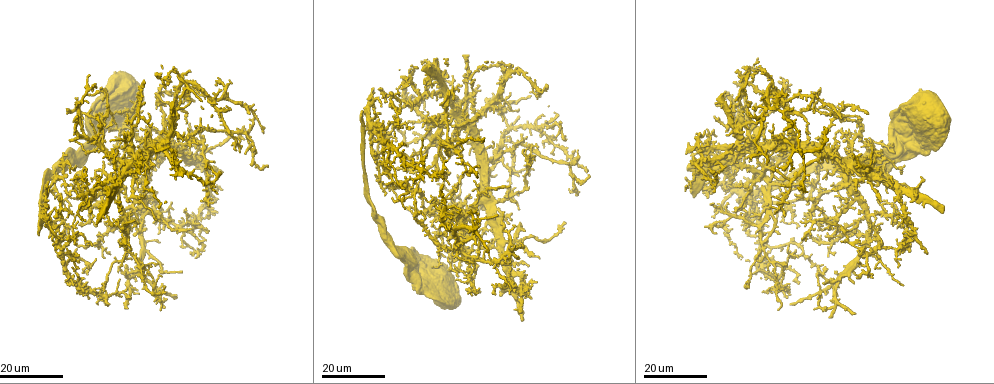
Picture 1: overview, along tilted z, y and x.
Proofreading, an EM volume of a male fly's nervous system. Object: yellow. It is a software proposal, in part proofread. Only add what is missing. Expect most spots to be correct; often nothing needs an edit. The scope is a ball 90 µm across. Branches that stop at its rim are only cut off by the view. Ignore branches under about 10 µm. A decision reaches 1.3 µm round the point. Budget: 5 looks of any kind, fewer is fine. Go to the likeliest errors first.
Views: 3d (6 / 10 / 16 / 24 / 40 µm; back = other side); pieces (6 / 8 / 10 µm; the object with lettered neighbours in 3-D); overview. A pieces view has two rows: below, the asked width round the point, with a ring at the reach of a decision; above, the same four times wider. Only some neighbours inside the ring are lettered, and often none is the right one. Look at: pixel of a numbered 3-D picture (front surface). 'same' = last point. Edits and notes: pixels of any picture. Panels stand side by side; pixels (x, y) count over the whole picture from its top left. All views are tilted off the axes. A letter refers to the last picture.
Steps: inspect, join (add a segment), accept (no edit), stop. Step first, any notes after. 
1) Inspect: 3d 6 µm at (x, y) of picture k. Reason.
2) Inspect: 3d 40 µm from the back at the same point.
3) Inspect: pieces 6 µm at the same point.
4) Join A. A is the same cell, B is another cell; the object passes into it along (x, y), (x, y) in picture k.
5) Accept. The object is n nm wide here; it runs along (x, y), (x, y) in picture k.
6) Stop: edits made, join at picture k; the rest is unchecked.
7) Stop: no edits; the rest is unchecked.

Inspect: 3d 24 µm at (478, 243) of picture 1. Branch stops here.

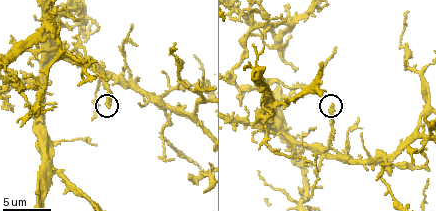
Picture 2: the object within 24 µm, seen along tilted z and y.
Inspect: pieces 8 µm at (332, 104) of picture 2. What lies round it.

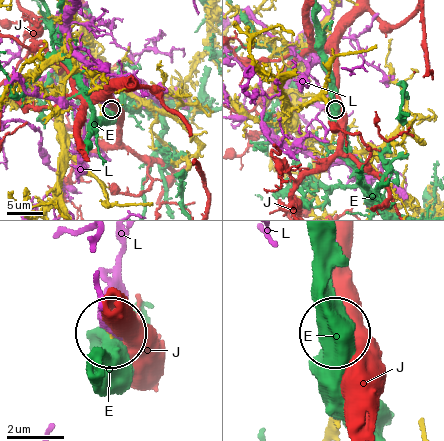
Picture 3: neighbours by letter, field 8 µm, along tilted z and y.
Accept. E, J and L are other cells; no lettered segment goes on from it.

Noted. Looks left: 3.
Inspect: 3d 24 µm at (851, 282) of picture 1. Branch stops here.

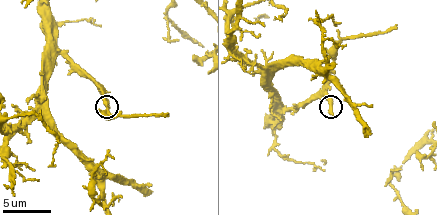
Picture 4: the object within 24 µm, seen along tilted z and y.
Inspect: 3d 6 µm at (332, 113) of picture 4.

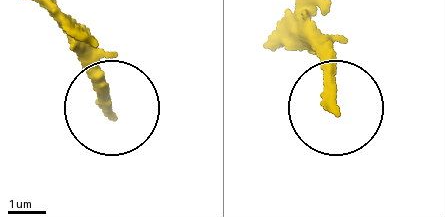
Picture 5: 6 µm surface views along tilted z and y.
Inspect: pieces 8 µm at (335, 108) of picture 5.

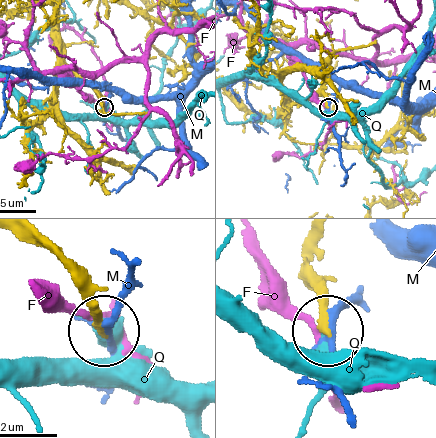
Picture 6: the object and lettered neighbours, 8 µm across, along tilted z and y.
Accept. F, M and Q are other cells; it runs along (307, 285), (326, 328) in picture 6; no lettered segment goes on from it.

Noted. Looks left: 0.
Stop: no edits; the rest is unchecked.

